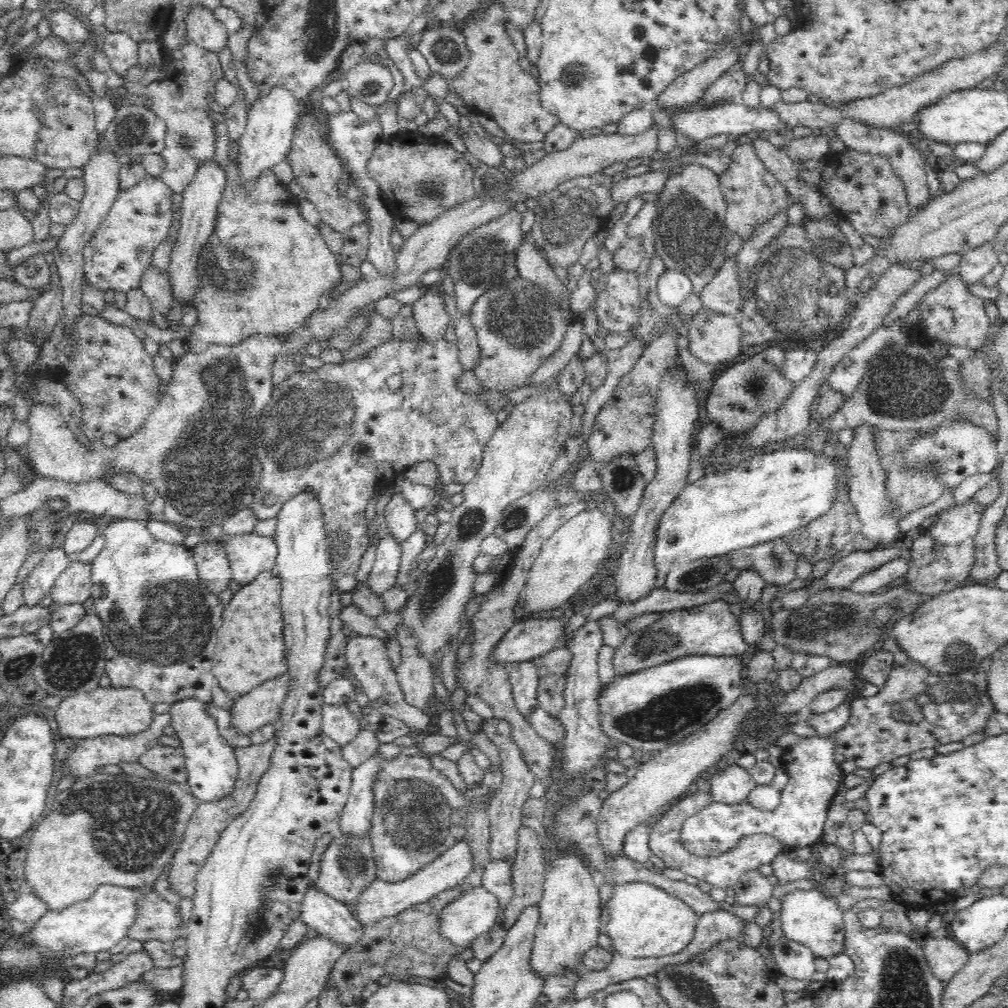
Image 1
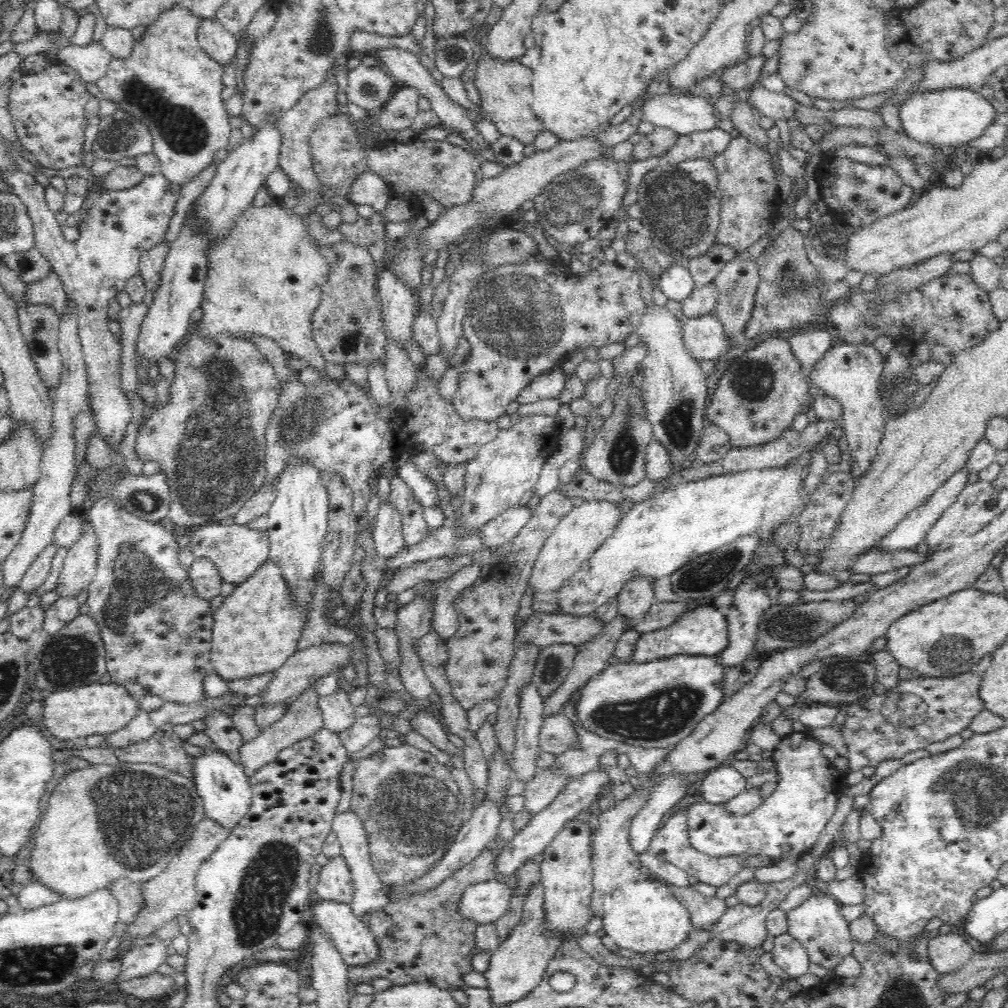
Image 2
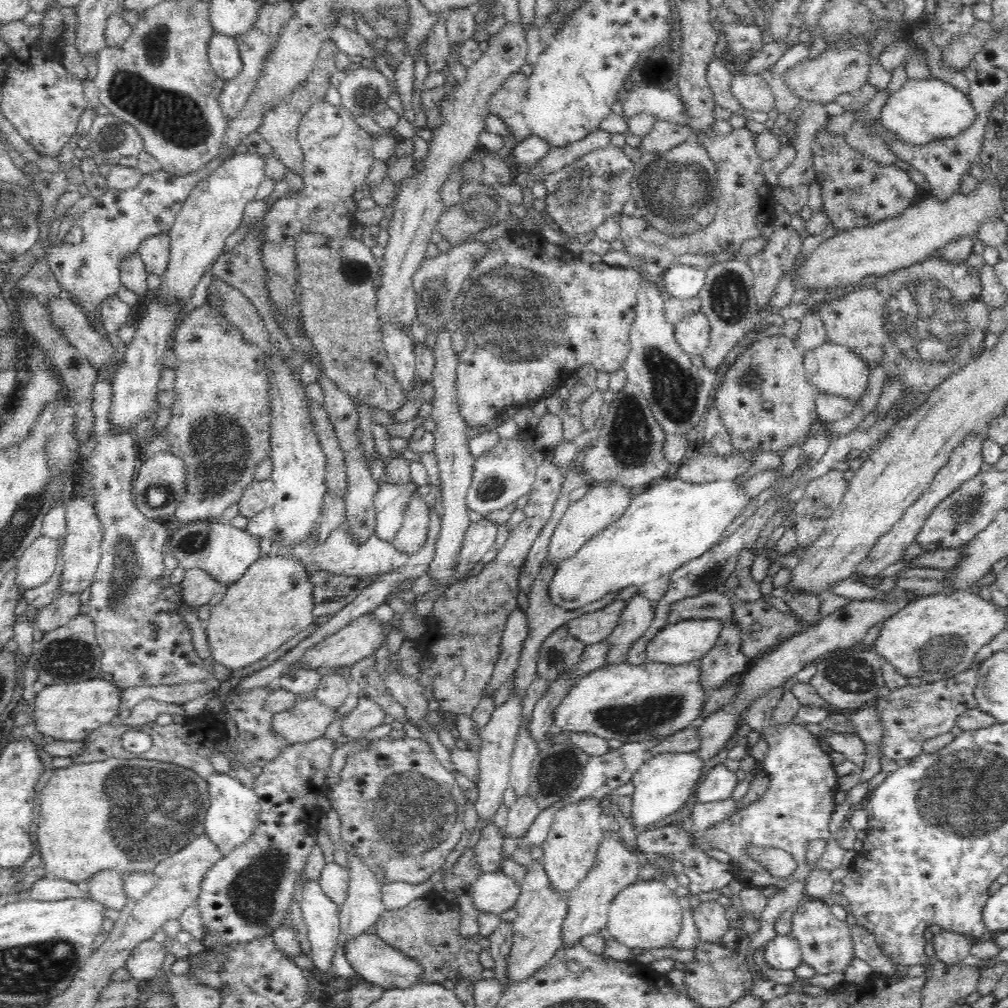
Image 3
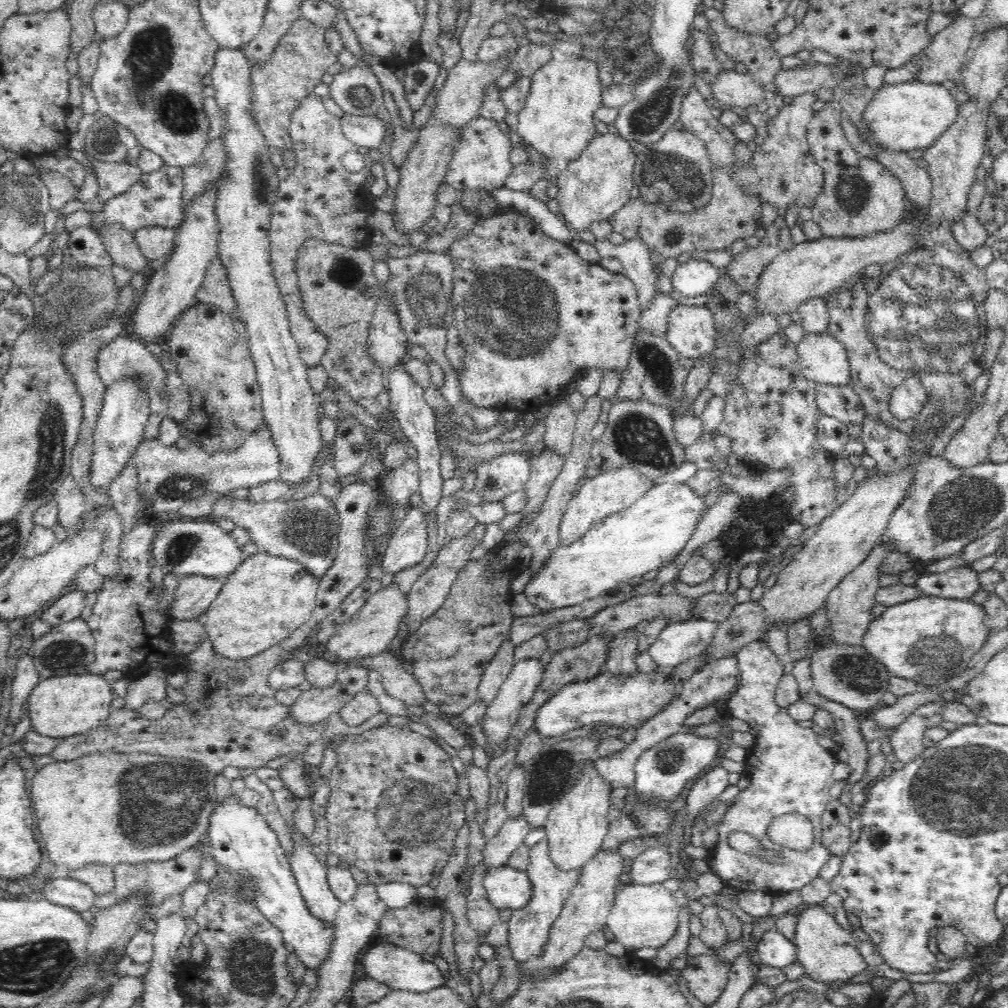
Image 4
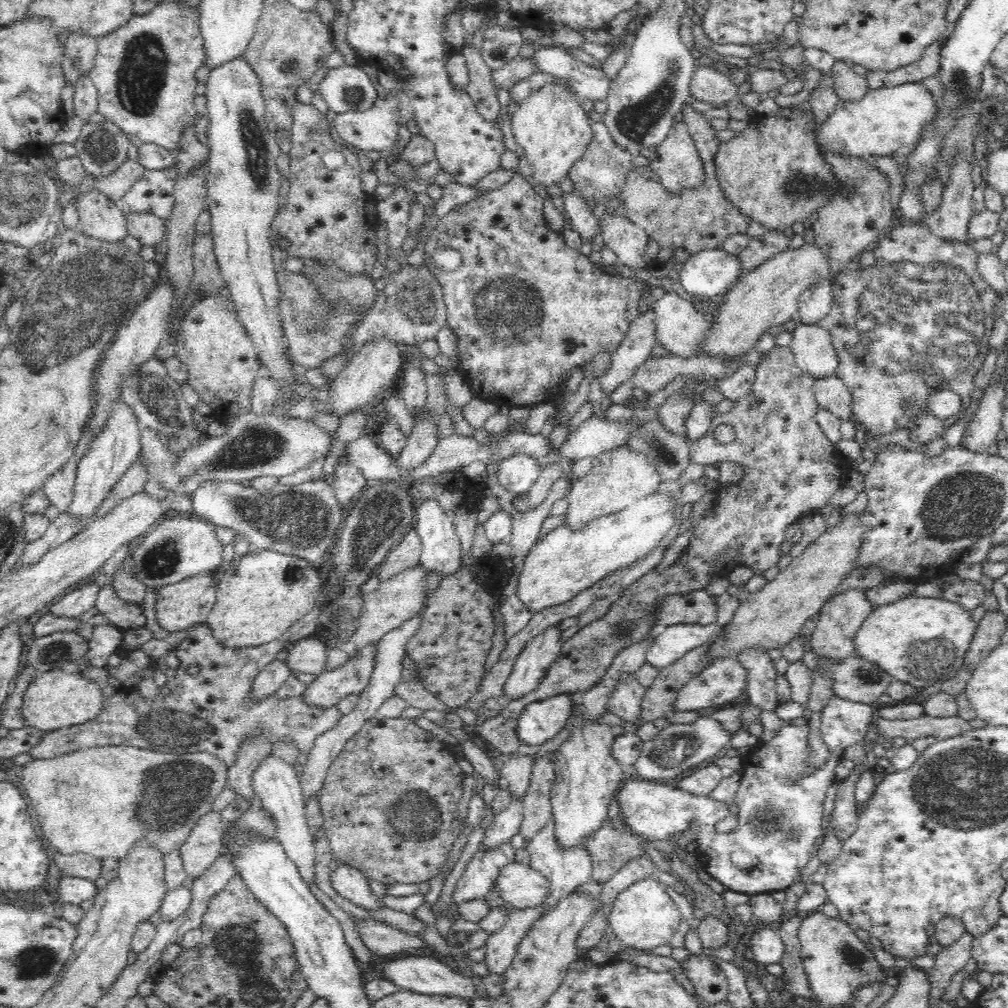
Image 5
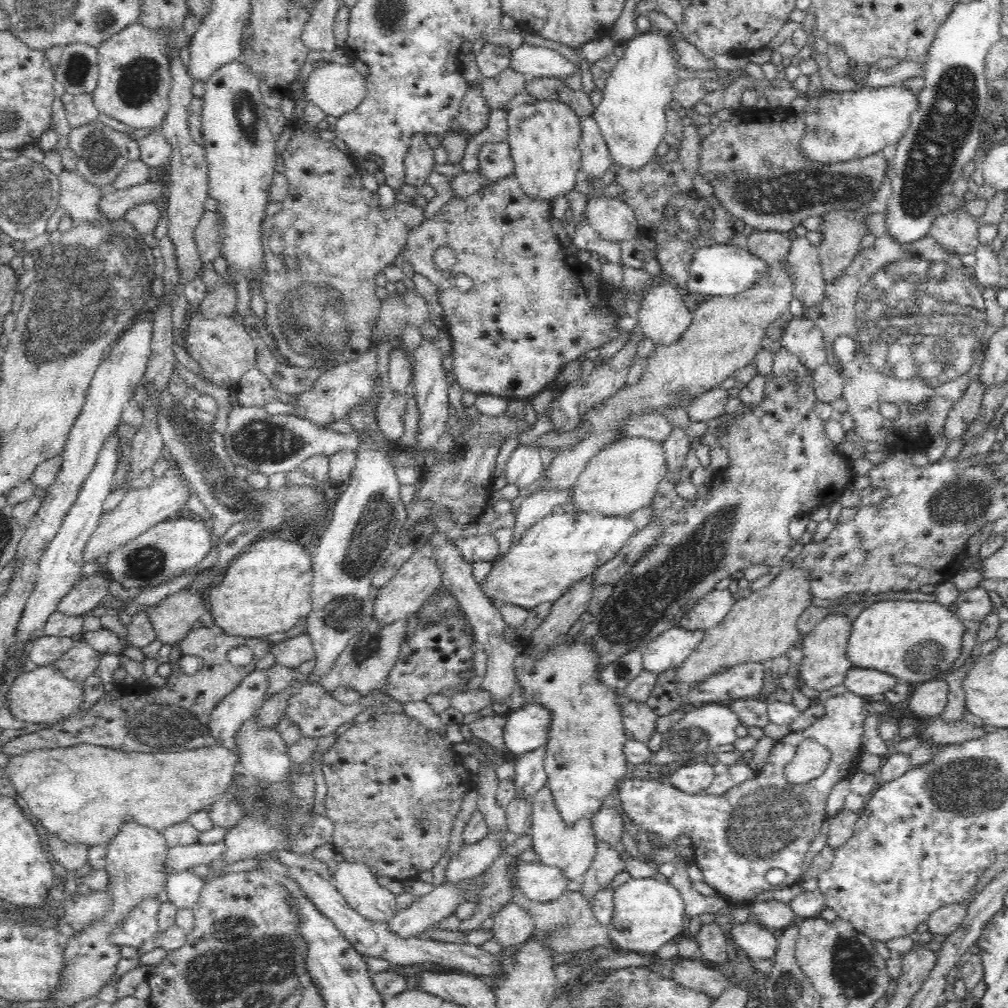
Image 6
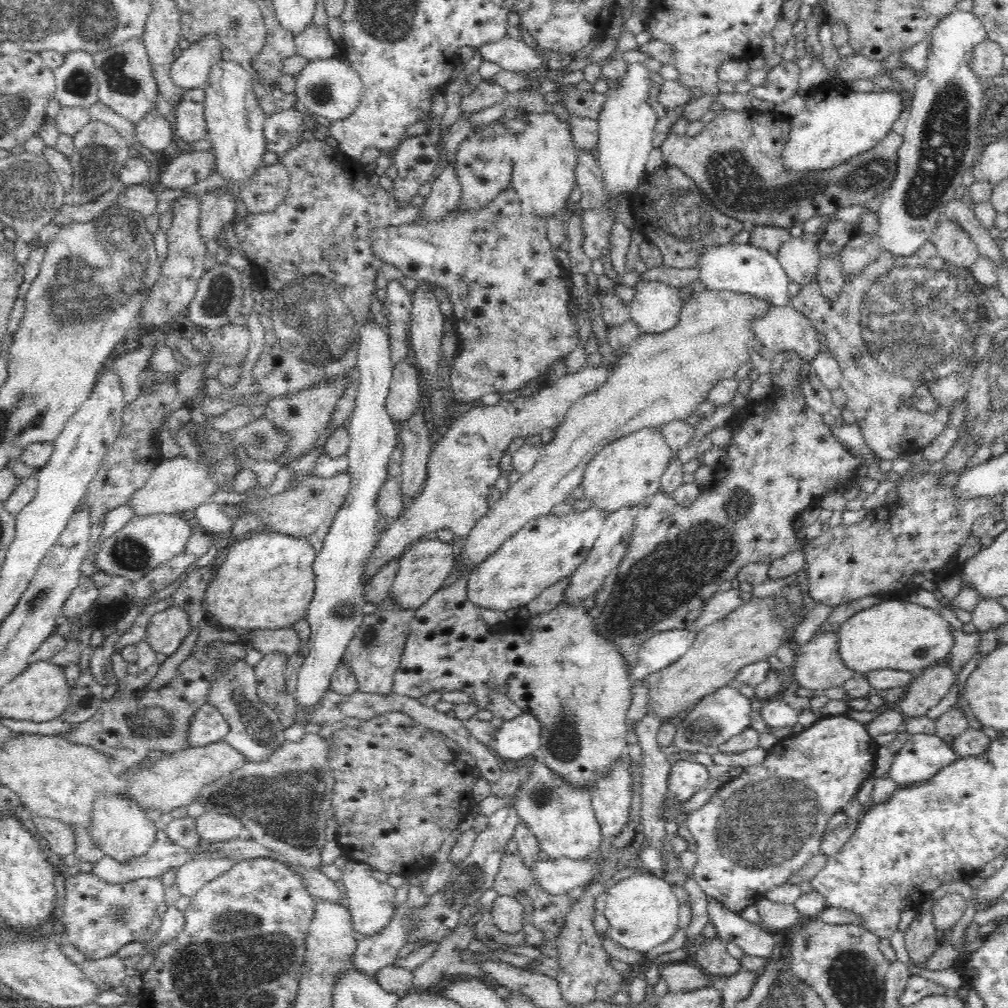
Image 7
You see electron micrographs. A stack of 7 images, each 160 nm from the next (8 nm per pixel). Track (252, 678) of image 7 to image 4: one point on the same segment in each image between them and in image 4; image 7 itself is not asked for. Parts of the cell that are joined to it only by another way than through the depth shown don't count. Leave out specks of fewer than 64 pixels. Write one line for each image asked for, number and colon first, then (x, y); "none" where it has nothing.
4: (310, 874)
5: (276, 785)
6: (261, 749)

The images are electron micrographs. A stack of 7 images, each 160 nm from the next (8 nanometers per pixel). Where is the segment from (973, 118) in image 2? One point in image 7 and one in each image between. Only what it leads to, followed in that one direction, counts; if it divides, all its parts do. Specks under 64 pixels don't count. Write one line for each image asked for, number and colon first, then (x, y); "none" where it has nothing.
3: (923, 111)
4: (910, 116)
5: (886, 120)
6: (841, 126)
7: (837, 123)

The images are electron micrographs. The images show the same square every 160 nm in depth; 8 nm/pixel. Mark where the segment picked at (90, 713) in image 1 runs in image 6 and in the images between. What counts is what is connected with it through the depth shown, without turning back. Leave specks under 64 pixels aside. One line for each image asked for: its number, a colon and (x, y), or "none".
2: (98, 708)
3: (67, 711)
4: (59, 706)
5: (56, 699)
6: (44, 695)

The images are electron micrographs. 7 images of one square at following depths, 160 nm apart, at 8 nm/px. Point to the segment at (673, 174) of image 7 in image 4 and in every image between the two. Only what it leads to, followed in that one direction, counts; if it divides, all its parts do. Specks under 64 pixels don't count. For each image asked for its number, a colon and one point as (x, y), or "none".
4: (731, 214)
5: (695, 219)
6: (673, 205)

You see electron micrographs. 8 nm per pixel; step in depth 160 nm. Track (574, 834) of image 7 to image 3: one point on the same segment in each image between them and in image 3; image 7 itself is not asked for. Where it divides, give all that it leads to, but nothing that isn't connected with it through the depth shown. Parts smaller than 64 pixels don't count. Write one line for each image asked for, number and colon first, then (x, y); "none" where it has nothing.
3: (541, 910)
4: (529, 926)
5: (565, 870)
6: (571, 846)

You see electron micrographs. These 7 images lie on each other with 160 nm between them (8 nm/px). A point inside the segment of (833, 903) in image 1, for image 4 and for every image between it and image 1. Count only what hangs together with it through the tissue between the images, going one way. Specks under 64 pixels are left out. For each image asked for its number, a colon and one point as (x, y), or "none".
2: (817, 923)
3: (826, 943)
4: (828, 952)

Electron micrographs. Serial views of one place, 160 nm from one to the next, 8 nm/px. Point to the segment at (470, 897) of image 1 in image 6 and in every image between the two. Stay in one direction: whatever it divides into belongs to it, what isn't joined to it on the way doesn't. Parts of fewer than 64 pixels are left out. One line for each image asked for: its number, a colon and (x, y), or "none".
2: (484, 903)
3: (495, 892)
4: (505, 887)
5: (520, 885)
6: (539, 882)

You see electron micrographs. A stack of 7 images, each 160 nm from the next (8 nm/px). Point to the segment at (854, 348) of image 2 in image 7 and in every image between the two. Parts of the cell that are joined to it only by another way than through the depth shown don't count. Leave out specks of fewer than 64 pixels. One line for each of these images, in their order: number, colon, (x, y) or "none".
3: (834, 368)
4: (823, 359)
5: (811, 344)
6: (802, 337)
7: (783, 329)

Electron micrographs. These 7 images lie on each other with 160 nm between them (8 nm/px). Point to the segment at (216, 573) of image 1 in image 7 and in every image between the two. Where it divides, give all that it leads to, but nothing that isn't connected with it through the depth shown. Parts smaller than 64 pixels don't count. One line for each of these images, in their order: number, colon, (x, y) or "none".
2: (204, 576)
3: (198, 588)
4: (195, 593)
5: (183, 605)
6: (172, 619)
7: (166, 630)

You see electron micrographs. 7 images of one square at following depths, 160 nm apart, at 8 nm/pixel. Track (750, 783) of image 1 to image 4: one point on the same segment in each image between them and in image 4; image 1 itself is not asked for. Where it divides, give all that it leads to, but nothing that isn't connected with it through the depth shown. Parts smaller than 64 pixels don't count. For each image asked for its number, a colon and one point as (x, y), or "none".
2: (721, 784)
3: (720, 782)
4: (704, 790)

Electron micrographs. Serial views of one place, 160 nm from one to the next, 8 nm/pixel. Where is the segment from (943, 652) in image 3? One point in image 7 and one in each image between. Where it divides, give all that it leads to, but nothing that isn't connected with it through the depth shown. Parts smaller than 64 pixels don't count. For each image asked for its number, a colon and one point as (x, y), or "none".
4: (931, 639)
5: (922, 641)
6: (914, 641)
7: (897, 635)

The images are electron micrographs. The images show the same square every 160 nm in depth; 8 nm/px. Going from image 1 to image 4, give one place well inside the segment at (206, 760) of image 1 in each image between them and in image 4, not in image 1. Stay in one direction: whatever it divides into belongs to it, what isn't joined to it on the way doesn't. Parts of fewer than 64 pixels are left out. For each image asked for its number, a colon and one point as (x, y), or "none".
2: (224, 787)
3: (231, 819)
4: (241, 839)

